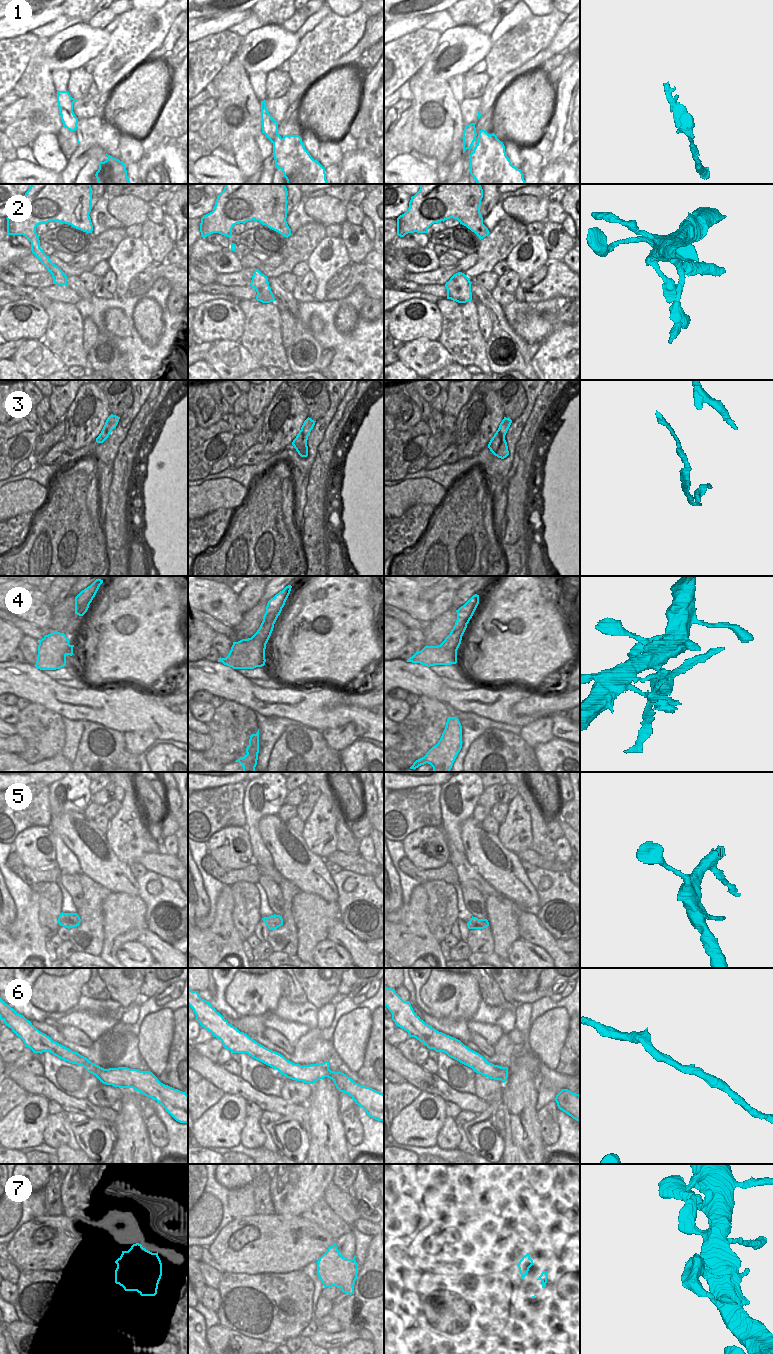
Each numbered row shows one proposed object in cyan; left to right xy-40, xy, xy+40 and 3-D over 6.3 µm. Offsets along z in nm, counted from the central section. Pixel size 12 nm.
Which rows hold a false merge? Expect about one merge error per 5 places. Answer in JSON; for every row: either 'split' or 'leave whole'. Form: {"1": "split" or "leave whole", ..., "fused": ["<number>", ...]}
{"1": "leave whole", "2": "leave whole", "3": "split", "4": "split", "5": "leave whole", "6": "leave whole", "7": "leave whole", "fused": ["3", "4"]}

